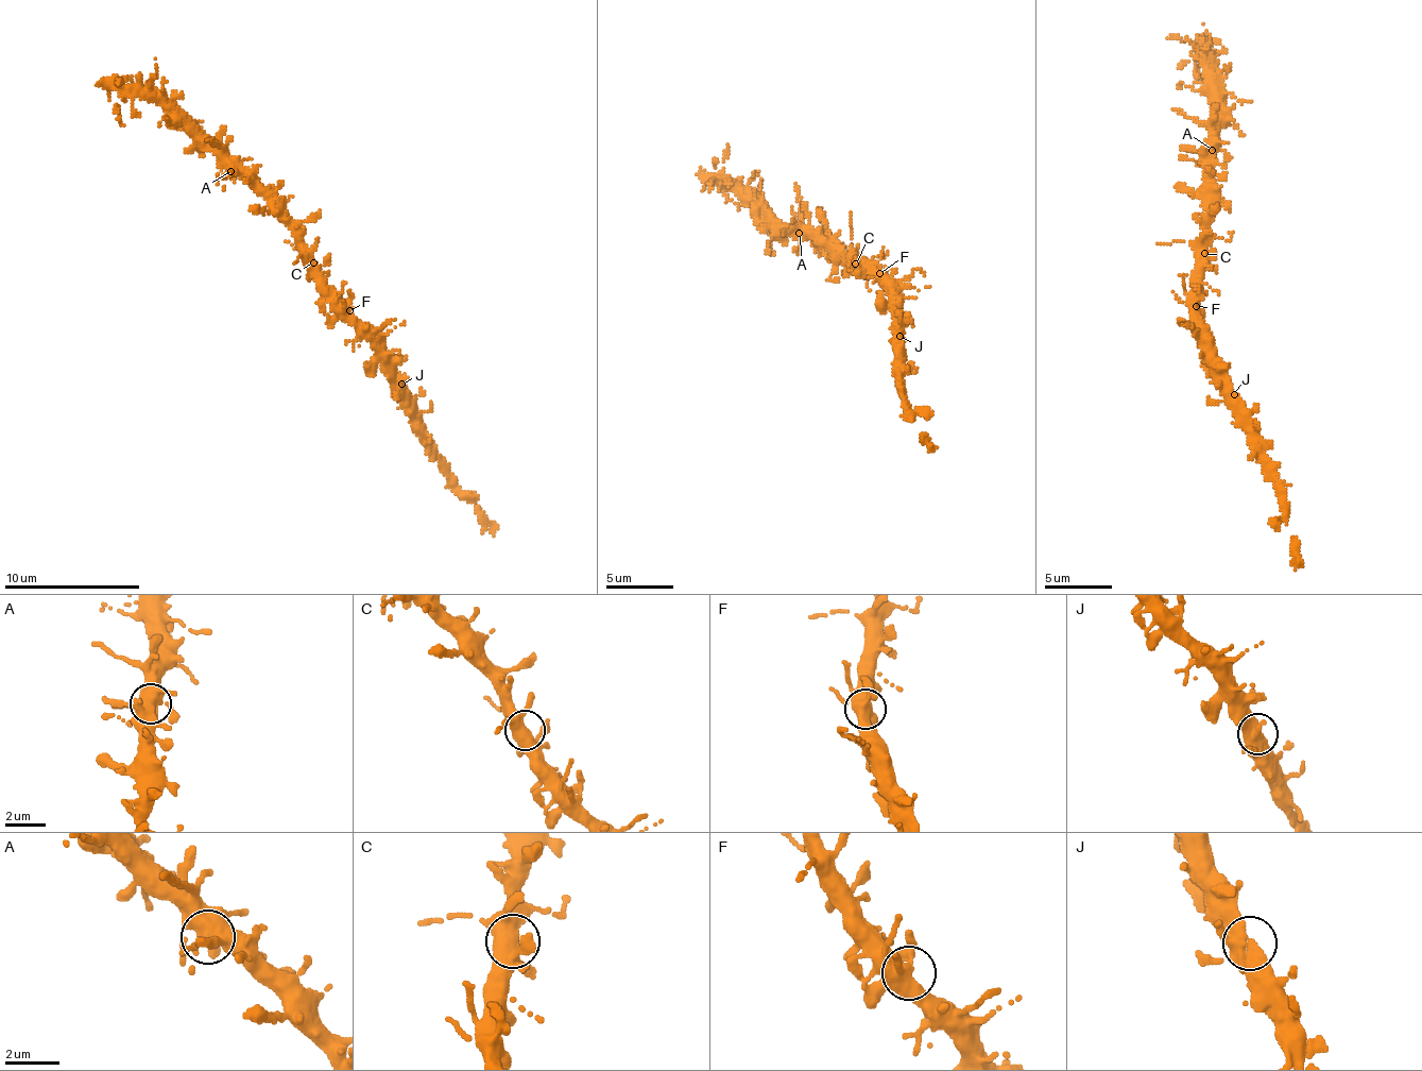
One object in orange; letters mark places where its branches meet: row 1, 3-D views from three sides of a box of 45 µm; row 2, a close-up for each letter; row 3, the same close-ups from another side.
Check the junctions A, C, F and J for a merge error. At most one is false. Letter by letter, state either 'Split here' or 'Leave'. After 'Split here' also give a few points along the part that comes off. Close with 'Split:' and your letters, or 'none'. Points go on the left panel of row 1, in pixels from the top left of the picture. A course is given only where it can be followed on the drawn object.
A: Leave
C: Leave
F: Leave
J: Leave
Split: none

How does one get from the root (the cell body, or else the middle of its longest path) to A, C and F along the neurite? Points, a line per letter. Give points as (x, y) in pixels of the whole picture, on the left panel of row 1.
A: (336, 300), (323, 273), (307, 252), (307, 245), (280, 218), (274, 204), (230, 171)
C: (336, 300), (323, 273), (313, 262)
F: (336, 300), (349, 310)

